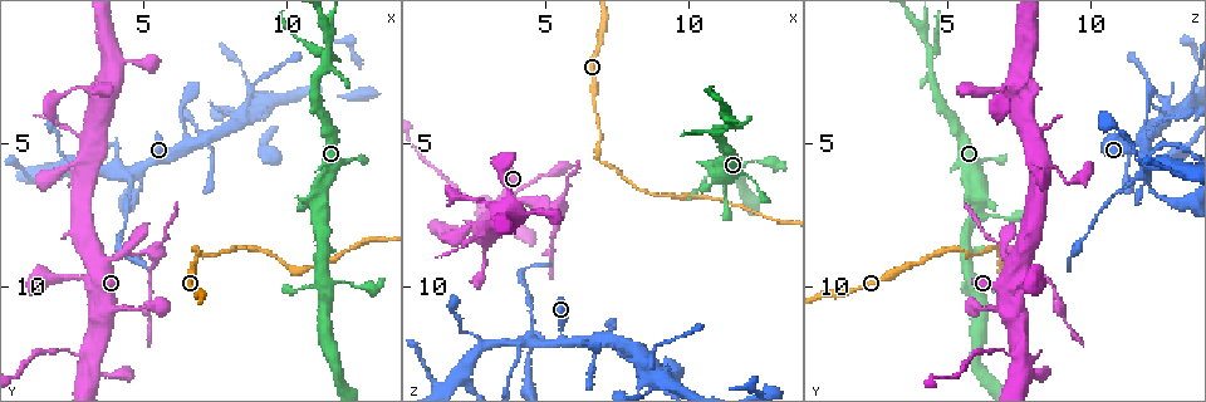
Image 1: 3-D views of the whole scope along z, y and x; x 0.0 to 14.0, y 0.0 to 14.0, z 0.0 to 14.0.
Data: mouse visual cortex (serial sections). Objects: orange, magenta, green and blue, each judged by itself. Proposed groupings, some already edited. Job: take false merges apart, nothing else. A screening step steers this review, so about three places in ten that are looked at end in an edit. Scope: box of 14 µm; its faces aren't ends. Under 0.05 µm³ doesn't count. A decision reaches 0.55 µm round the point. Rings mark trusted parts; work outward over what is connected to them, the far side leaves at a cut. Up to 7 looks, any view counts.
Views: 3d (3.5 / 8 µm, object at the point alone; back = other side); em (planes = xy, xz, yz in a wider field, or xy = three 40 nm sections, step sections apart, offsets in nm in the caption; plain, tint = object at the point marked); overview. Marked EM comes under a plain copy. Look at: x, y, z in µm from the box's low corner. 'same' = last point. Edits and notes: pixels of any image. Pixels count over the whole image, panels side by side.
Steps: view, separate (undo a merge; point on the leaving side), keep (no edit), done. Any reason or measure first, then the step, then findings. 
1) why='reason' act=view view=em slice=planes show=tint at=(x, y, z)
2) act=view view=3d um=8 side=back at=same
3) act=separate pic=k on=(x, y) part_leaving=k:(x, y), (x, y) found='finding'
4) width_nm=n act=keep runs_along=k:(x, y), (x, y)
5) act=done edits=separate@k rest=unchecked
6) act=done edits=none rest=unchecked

why='sharp bend' act=view view=3d um=3.5 at=(4.3, 6.0, 11.9)

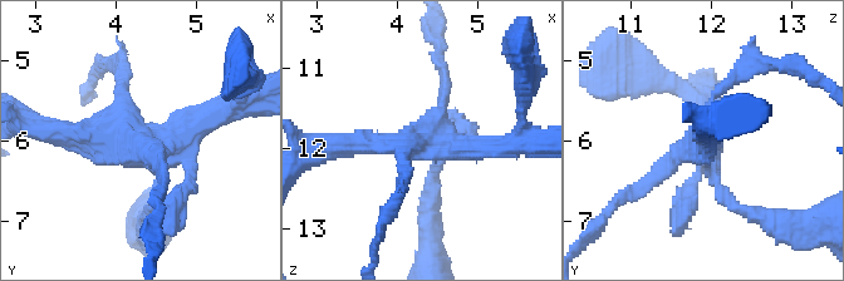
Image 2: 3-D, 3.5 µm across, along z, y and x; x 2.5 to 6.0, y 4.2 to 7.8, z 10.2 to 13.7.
act=view view=em slice=xy step=2 show=tint at=(4.35, 6.05, 11.90)

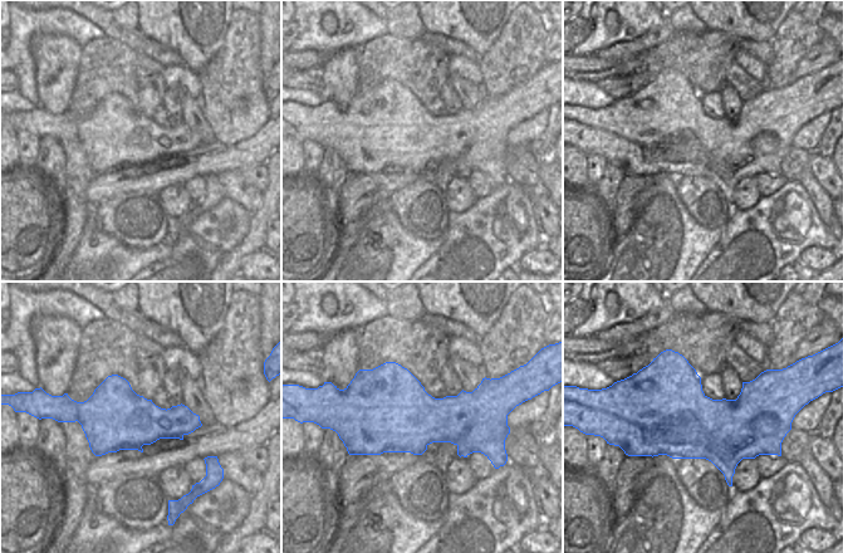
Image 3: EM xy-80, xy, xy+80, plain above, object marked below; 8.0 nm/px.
act=separate pic=2 on=(438, 65) part_leaving=2:(671, 164), (616, 200), (597, 227) found='two cells meet here'

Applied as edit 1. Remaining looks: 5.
why='abrupt turn' act=view view=3d um=3.5 at=(1.2, 6.2, 13.4)

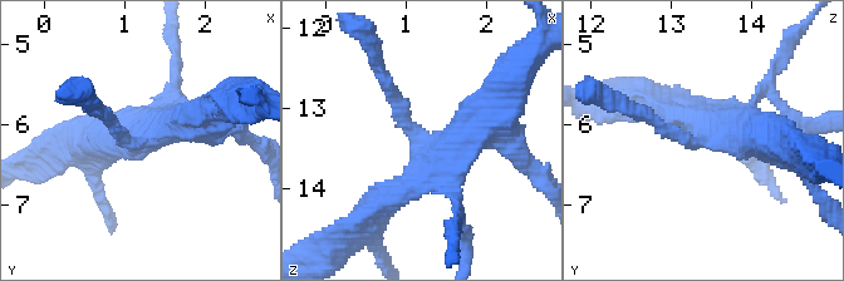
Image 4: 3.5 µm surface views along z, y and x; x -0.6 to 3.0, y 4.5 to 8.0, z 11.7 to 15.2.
act=view view=em slice=planes show=tint at=(1.25, 6.25, 13.40)

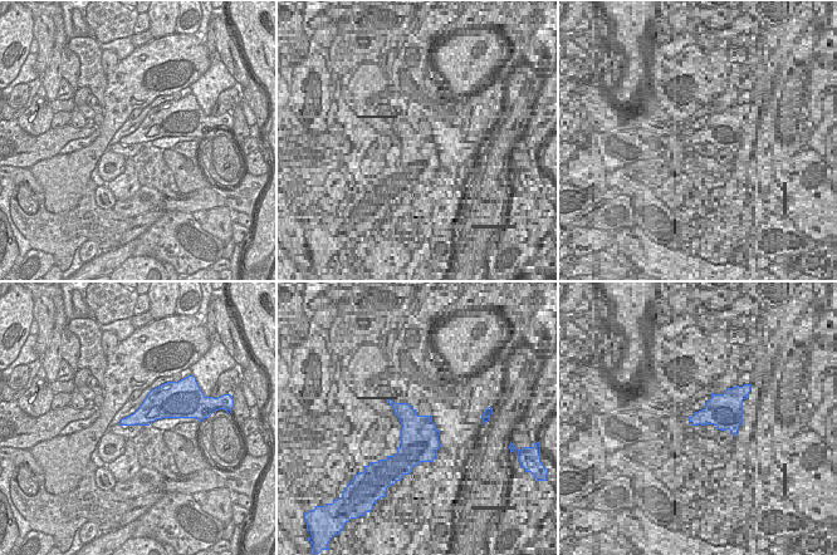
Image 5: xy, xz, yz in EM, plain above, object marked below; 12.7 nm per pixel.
arms=4 arm_widths_nm=150,200,300,500 act=keep runs_along=4:(489, 119), (438, 148), (401, 119), (384, 78) found='continuous, no second cell'

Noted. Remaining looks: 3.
why='sharp bend' act=view view=3d um=3.5 side=back at=(6.9, 8.7, 5.5)

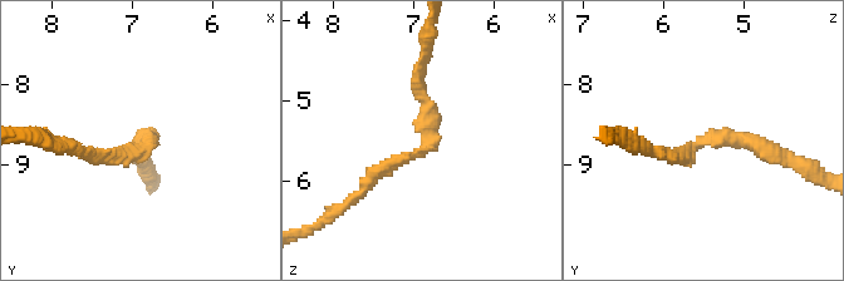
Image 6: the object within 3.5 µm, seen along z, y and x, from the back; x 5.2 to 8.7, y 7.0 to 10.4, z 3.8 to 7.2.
arm_widths_nm=150,200 act=view view=em slice=planes show=tint at=(6.75, 8.70, 5.50)

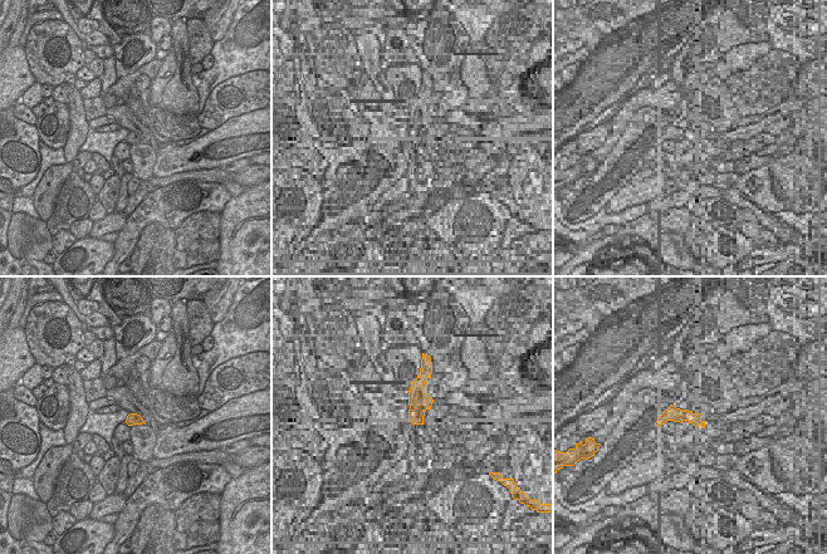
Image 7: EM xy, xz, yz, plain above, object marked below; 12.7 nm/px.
act=separate pic=6 on=(371, 174) found='a second cell is stuck on'

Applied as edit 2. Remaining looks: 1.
act=done edits=separate@2,separate@6 rest=unchecked

